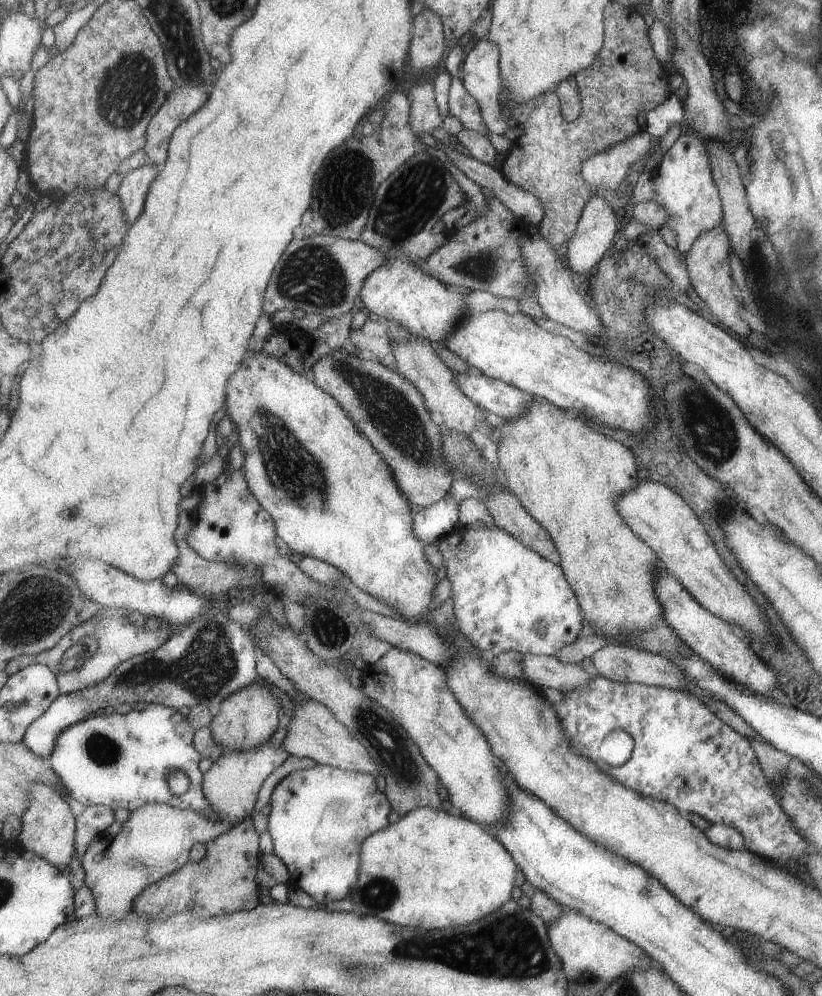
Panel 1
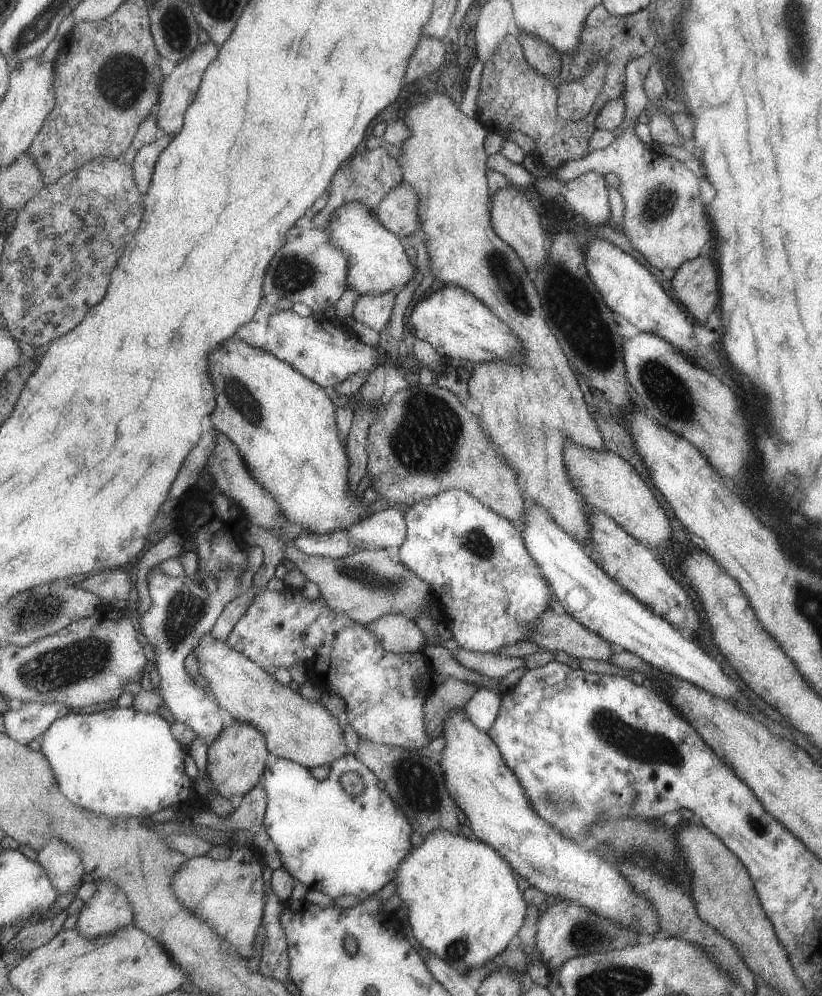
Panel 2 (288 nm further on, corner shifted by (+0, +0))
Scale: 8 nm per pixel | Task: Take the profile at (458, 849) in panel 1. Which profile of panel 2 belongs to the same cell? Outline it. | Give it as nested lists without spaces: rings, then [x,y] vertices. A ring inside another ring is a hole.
[[[435,830],[419,848],[413,848],[405,862],[401,862],[393,882],[403,908],[407,908],[407,920],[419,944],[443,958],[459,974],[467,974],[503,954],[523,926],[529,902],[525,892],[521,892],[517,878],[519,876],[511,862],[505,860],[505,856],[491,844],[481,842],[479,838],[465,838],[463,834],[455,834],[451,830]]]

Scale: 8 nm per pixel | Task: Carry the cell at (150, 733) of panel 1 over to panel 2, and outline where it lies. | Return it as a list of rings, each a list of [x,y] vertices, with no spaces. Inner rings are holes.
[[[109,708],[105,712],[95,712],[91,716],[73,716],[59,718],[45,734],[43,734],[43,750],[41,750],[55,774],[61,792],[71,804],[77,804],[91,812],[101,812],[107,816],[145,816],[151,820],[155,814],[163,814],[169,808],[181,804],[193,790],[191,780],[185,772],[185,758],[191,756],[189,748],[179,742],[173,732],[173,724],[169,724],[161,714],[141,712],[137,708]]]

